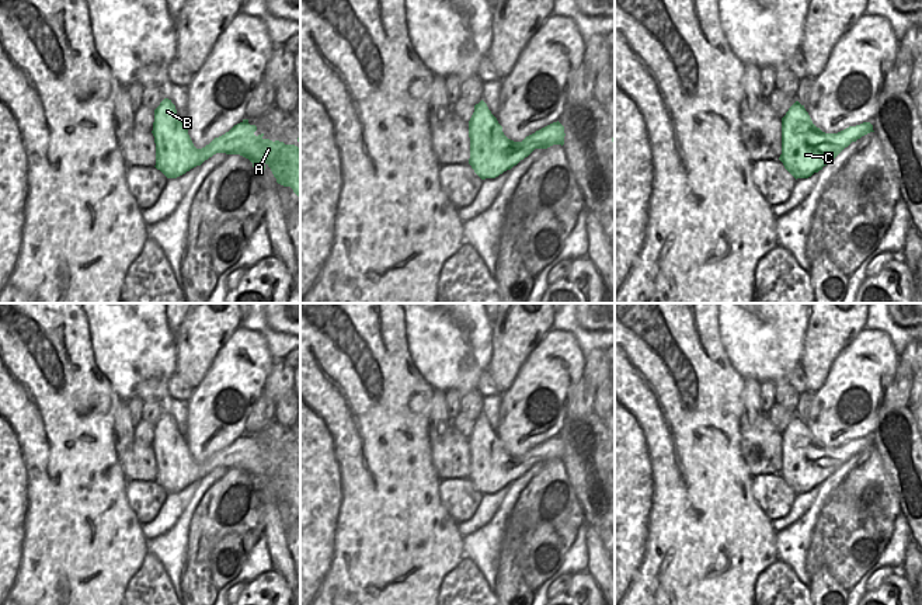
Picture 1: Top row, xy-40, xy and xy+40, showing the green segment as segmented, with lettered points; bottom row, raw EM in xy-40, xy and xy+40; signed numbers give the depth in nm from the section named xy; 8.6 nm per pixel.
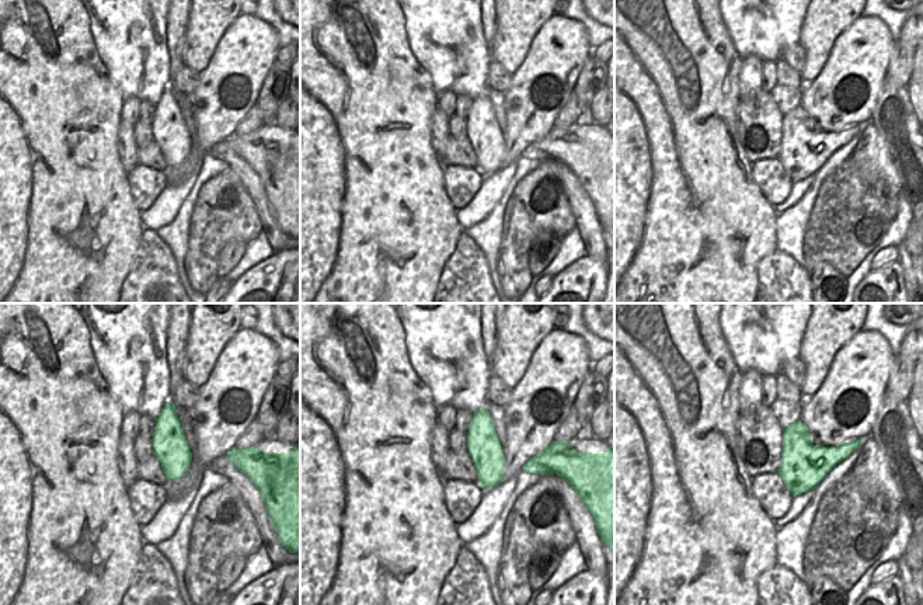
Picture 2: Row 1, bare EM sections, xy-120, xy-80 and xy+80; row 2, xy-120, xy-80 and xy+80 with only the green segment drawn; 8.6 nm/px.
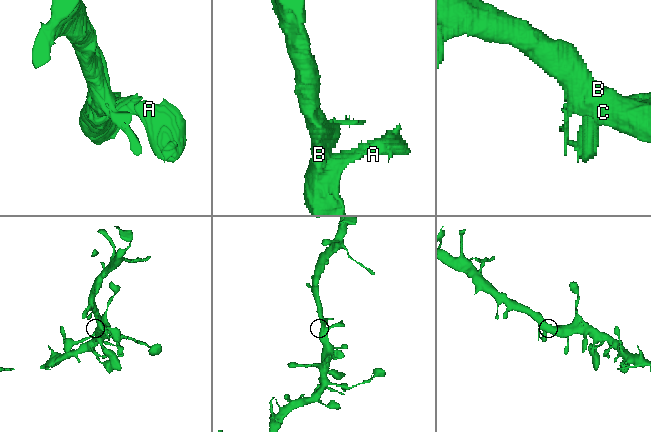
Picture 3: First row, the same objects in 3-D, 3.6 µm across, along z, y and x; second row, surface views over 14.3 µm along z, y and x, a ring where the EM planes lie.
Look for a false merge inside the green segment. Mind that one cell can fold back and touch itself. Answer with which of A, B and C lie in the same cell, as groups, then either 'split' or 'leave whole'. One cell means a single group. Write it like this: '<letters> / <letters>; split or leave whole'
A B C; leave whole

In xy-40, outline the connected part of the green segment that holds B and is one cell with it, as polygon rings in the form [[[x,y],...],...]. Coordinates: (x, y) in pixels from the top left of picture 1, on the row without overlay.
[[[164,413],[154,424],[154,481],[167,493],[177,493],[216,467],[240,469],[253,477],[254,486],[264,486],[268,480],[276,497],[290,501],[300,512],[300,462],[264,453],[264,448],[255,451],[255,445],[255,439],[243,434],[205,462],[196,463],[187,439],[177,430],[175,420]]]

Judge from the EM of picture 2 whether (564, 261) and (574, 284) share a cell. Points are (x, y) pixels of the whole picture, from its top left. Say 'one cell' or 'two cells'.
two cells

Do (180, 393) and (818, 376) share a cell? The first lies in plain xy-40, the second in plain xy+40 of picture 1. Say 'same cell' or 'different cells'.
different cells

